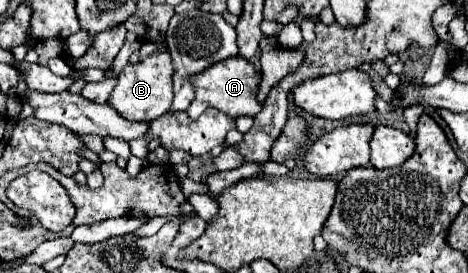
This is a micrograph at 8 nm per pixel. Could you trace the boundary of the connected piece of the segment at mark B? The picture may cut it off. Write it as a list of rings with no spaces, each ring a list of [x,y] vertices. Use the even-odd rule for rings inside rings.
[[[155,52],[147,58],[141,58],[137,64],[129,64],[123,72],[117,74],[117,86],[109,94],[109,106],[115,108],[127,120],[145,120],[151,122],[169,112],[173,102],[173,66],[167,52]]]

